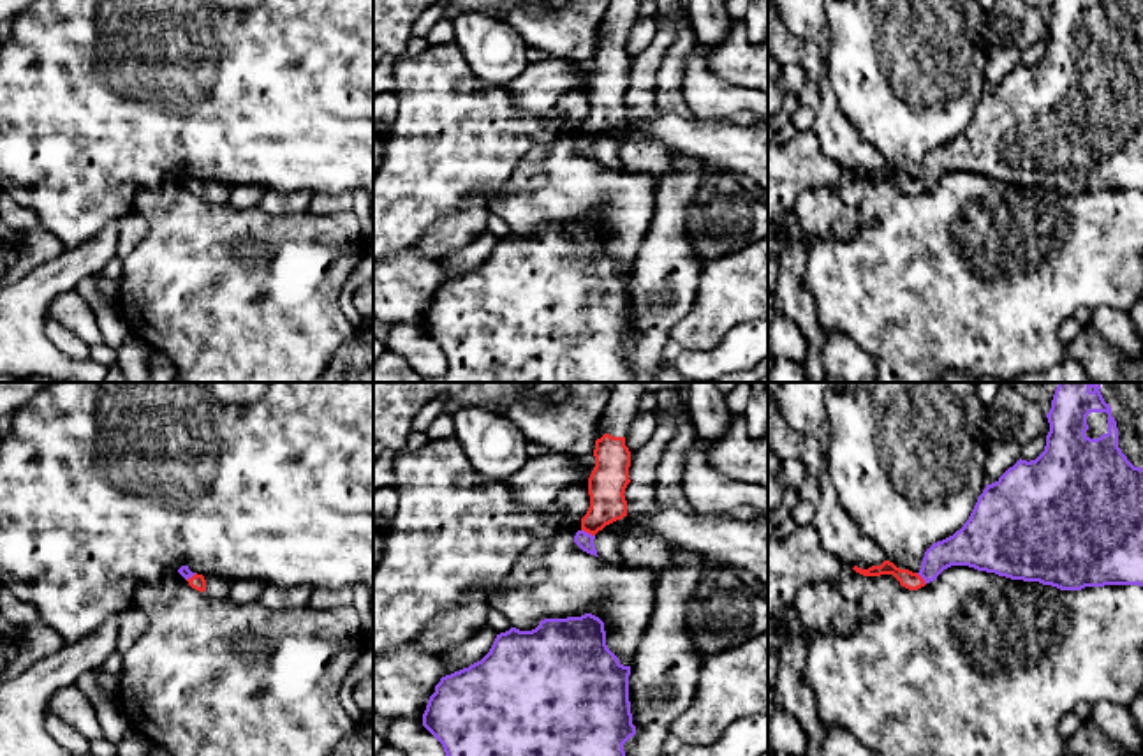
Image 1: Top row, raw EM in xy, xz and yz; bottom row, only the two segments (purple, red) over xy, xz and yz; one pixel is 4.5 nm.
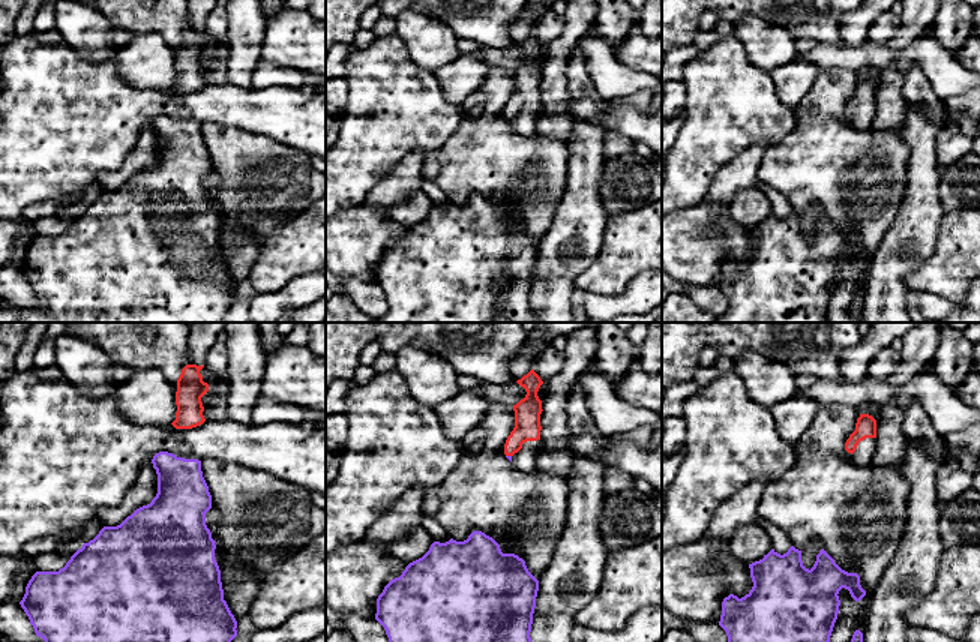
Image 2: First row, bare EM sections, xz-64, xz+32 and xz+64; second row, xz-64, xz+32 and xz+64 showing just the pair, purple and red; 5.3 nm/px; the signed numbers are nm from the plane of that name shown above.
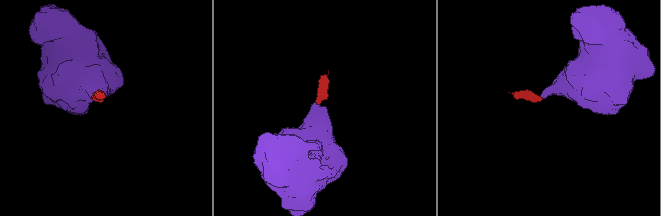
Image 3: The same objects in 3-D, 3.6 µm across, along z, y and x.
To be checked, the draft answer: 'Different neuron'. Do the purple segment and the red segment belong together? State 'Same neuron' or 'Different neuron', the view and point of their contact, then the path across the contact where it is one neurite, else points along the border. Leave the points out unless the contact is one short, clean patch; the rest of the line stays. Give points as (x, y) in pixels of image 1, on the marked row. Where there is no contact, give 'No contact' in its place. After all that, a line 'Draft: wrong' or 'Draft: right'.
Same neuron. Touches purple at xz (587, 533). Path across: xz (583, 540), (587, 533), (606, 506), (606, 485)
Draft: wrong

